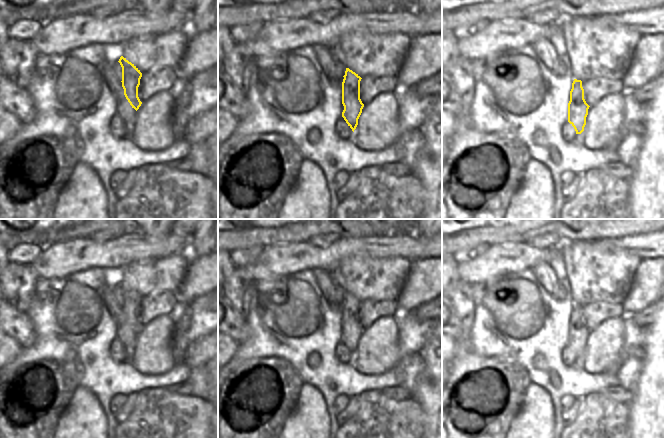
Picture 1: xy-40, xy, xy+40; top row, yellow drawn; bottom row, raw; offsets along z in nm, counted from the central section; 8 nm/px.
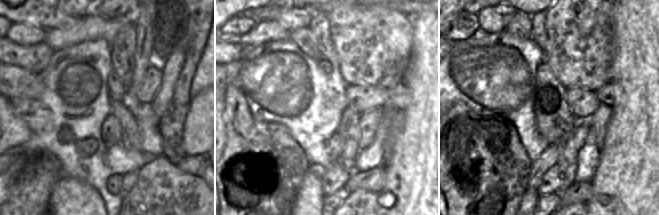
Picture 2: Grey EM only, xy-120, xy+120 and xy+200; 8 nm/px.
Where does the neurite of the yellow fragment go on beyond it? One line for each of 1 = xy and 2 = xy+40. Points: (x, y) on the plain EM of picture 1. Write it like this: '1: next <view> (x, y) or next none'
1: next none
2: next none

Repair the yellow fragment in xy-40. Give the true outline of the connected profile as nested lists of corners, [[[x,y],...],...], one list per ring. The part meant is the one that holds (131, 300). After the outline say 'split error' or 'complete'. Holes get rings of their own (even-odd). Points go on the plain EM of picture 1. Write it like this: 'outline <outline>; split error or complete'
outline [[[123,280],[118,285],[122,291],[122,311],[124,313],[124,319],[132,332],[136,335],[141,330],[142,326],[138,321],[138,311],[140,309],[140,303],[142,297],[131,286],[129,286]]]; complete

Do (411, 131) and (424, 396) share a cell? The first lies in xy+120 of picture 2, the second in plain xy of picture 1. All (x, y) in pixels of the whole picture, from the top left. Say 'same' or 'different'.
same

